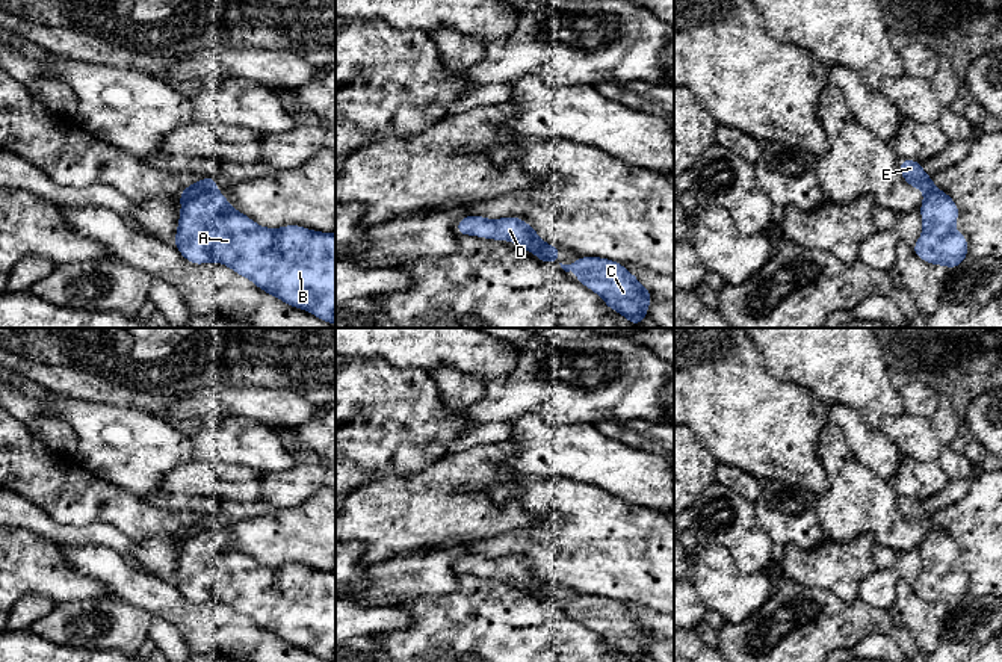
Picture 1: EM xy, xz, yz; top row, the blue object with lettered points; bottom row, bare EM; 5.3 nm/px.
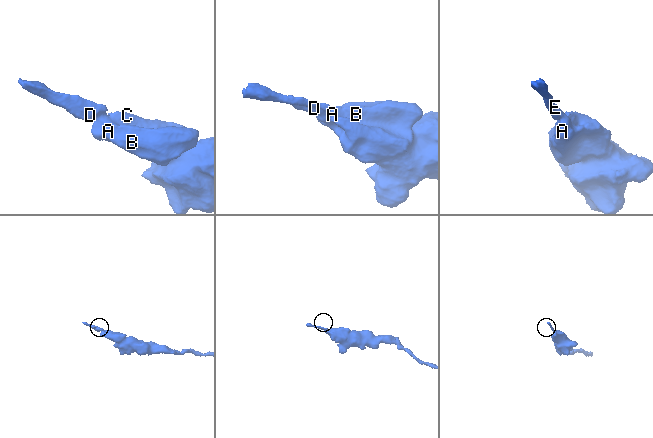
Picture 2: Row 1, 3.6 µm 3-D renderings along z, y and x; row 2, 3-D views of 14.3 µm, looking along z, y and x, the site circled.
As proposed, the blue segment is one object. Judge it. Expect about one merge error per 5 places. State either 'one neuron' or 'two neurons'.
two neurons

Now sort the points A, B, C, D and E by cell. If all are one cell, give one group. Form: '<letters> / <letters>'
A B C / D E

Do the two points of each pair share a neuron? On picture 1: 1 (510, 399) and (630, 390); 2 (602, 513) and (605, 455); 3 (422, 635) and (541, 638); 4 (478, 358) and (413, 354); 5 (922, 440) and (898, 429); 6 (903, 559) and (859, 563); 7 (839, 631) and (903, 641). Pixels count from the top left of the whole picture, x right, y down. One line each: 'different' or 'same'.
1: same
2: different
3: same
4: same
5: same
6: different
7: same

